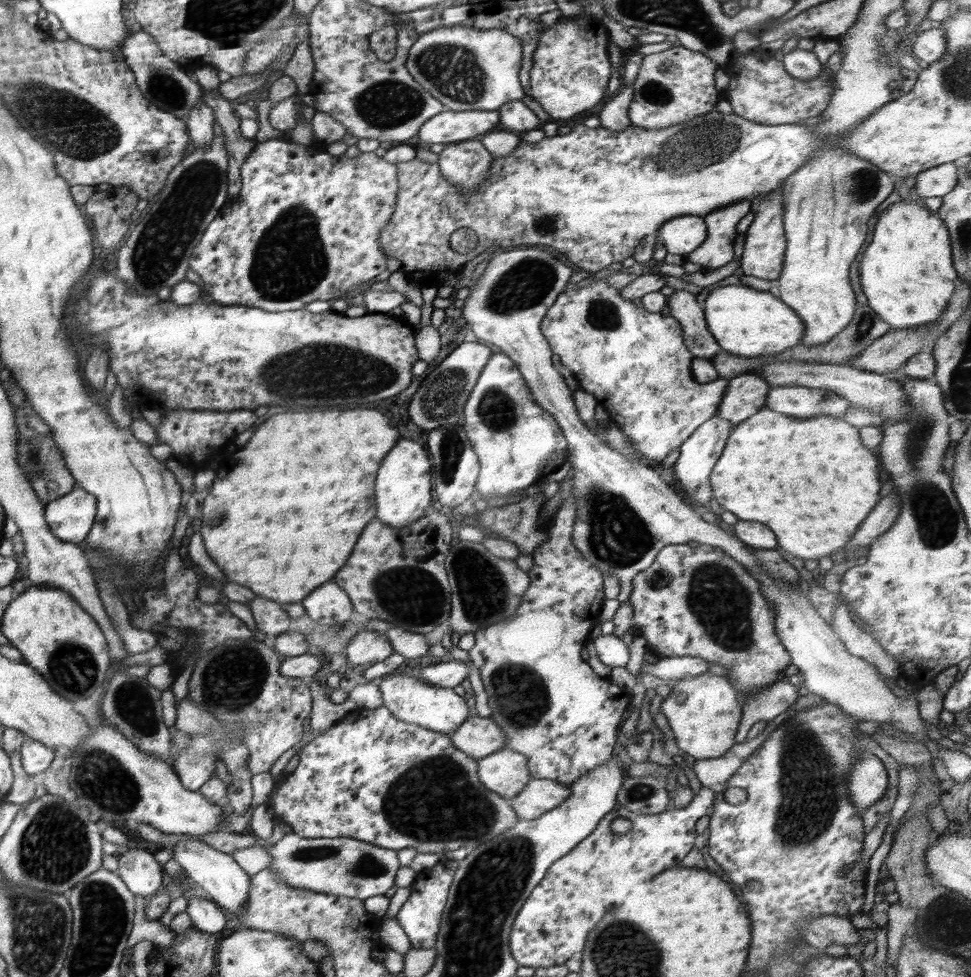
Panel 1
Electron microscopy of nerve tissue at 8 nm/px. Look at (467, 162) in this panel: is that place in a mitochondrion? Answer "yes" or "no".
no

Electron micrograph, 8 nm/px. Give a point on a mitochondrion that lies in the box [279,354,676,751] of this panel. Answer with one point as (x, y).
(617, 535)

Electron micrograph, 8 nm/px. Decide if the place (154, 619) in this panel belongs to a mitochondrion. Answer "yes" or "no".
no

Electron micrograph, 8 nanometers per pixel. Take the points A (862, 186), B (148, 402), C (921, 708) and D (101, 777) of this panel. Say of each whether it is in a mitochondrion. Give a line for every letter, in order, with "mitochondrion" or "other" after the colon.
A: mitochondrion
B: other
C: other
D: mitochondrion

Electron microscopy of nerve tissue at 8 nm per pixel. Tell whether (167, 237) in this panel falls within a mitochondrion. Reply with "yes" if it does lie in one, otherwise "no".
yes

